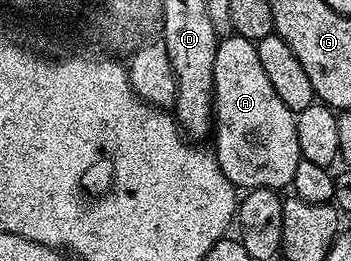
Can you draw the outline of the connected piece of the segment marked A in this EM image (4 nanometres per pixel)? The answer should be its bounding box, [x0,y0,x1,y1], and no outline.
[212,35,302,191]

